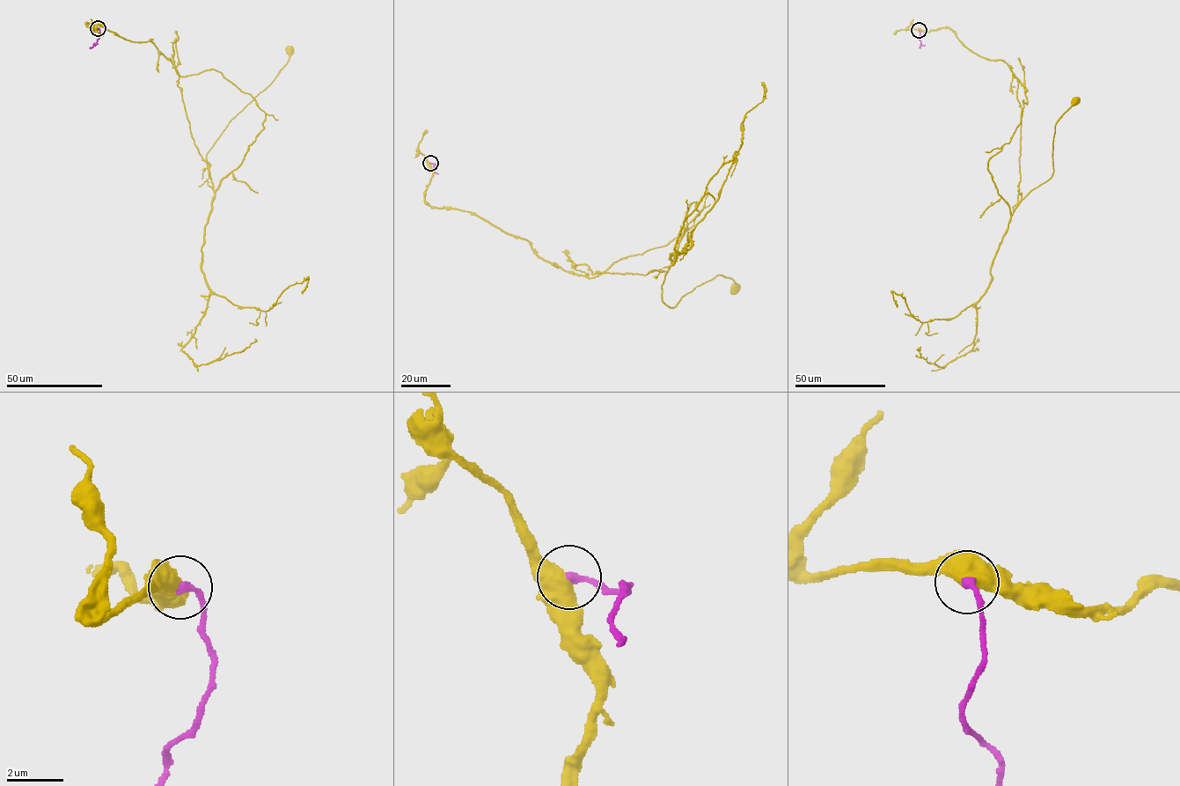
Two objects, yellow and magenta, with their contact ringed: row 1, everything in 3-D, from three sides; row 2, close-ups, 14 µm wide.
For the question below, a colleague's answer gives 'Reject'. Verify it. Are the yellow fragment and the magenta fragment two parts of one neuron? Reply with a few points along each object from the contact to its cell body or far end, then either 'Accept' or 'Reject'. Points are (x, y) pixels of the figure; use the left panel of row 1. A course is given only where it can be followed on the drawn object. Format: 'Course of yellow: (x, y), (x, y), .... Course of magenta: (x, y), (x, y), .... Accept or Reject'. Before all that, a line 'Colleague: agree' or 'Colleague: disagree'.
Colleague: agree
Course of yellow: (98, 28), (85, 24), (150, 40), (180, 76), (219, 71), (265, 113), (214, 191), (208, 152), (289, 49). Course of magenta: (98, 28), (100, 36), (90, 48). Reject

